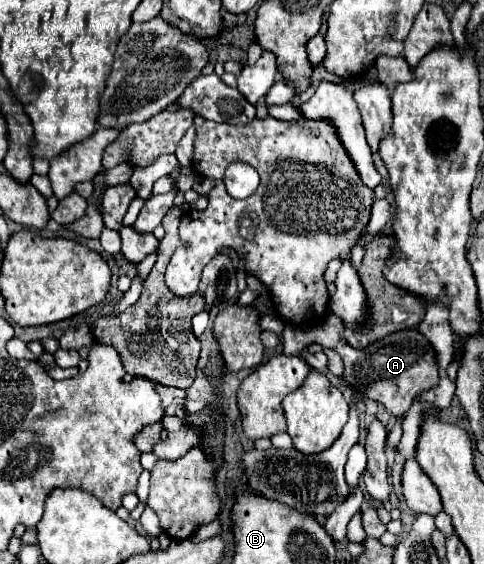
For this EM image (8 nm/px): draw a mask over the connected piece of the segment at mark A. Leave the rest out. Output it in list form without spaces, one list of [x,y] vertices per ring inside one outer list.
[[[329,316],[329,322],[323,328],[291,328],[287,330],[285,336],[285,344],[287,342],[319,342],[325,348],[331,348],[335,352],[339,352],[339,356],[343,358],[343,376],[341,380],[349,386],[349,388],[357,388],[357,392],[361,392],[365,398],[371,398],[379,404],[385,406],[385,410],[391,416],[403,416],[411,402],[425,390],[433,388],[439,380],[437,374],[437,364],[435,364],[435,352],[431,348],[431,344],[427,342],[425,336],[421,336],[421,332],[413,330],[399,330],[393,332],[365,348],[351,348],[345,340],[343,340],[343,330],[341,330],[341,322],[335,322],[337,316]]]

